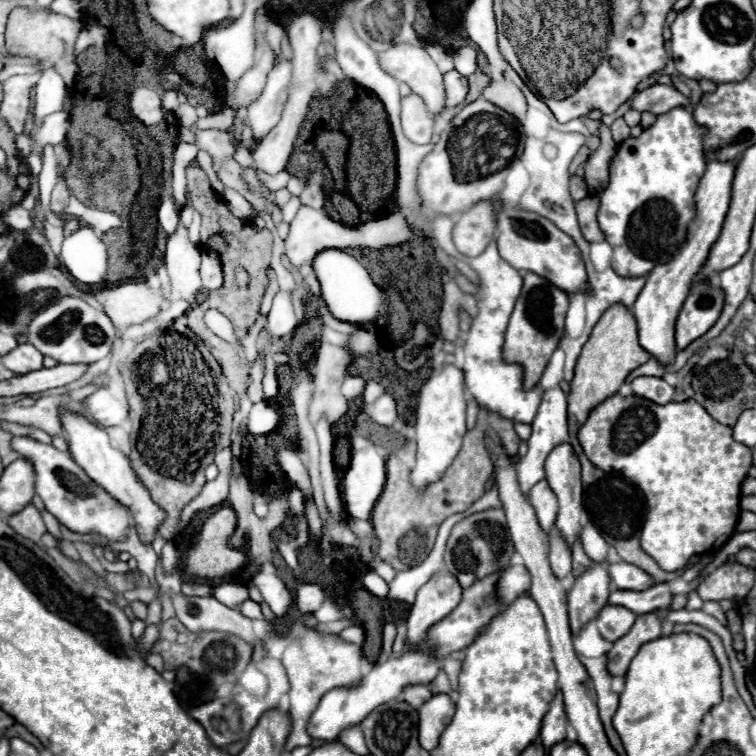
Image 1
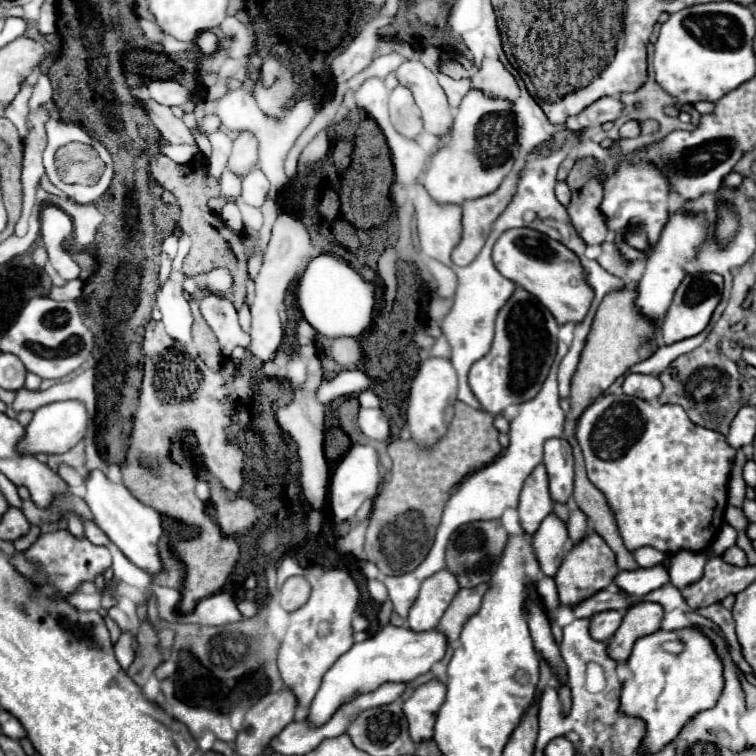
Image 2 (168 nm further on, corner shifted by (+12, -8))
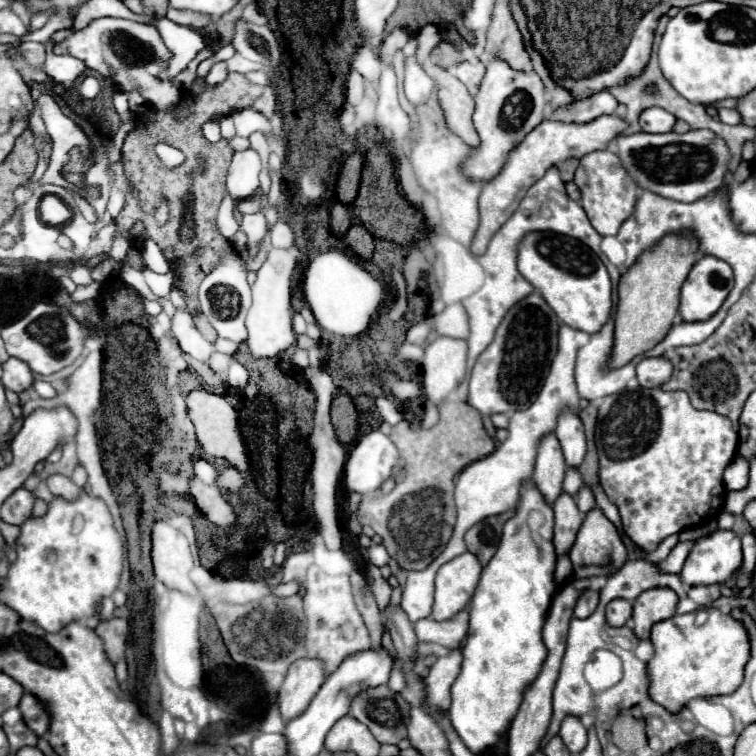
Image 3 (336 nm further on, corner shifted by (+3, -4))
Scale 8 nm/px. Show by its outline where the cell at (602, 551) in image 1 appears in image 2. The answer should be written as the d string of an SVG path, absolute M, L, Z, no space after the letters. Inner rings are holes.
M576 509L572 515L570 515L570 519L568 519L568 535L570 535L570 539L572 539L572 543L576 545L576 543L580 543L580 539L584 539L586 535L588 535L588 523L586 523L586 515L580 511L580 509Z

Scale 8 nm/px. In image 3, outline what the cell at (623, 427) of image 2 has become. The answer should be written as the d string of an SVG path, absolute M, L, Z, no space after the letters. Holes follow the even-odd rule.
M639 387L603 399L599 405L595 443L599 453L599 479L609 501L619 509L625 533L645 551L653 551L665 537L693 527L697 519L715 517L723 509L723 471L735 457L739 435L723 415L697 411L685 391Z

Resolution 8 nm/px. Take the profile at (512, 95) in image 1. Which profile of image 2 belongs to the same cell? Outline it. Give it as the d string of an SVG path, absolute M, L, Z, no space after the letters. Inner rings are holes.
M486 59L470 81L474 89L484 91L484 95L492 99L508 99L510 103L518 99L516 79L504 69L498 59Z

